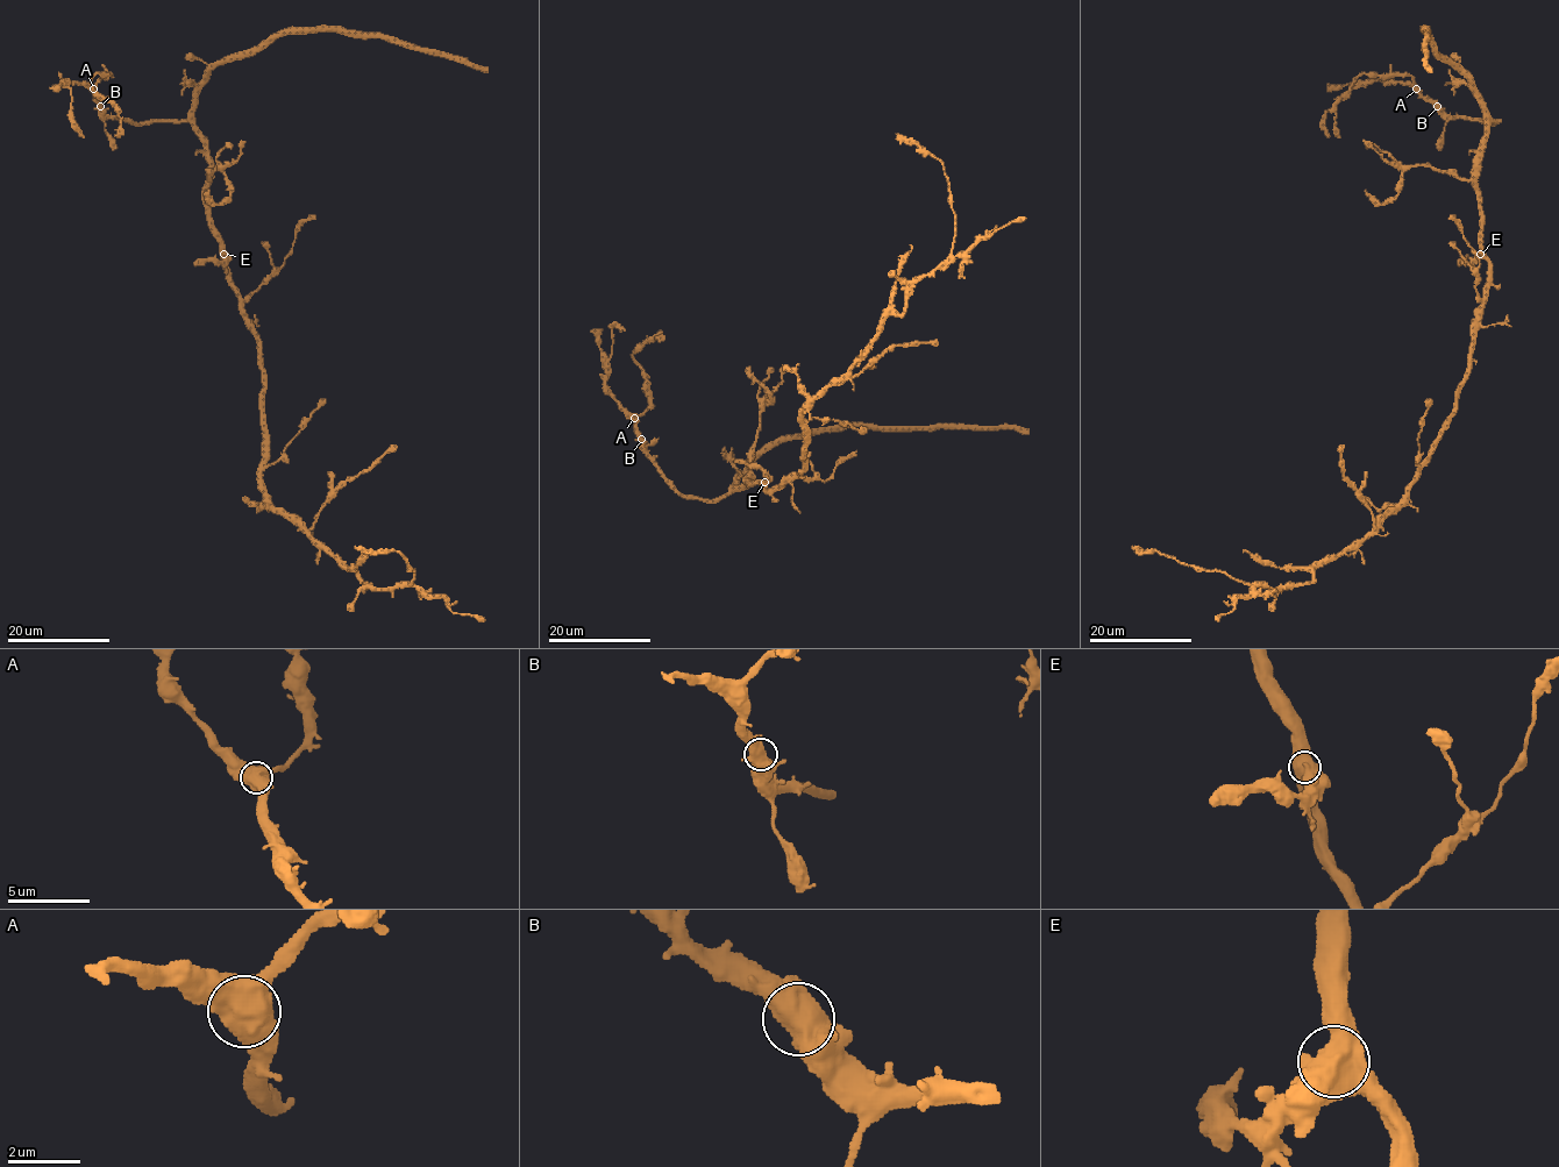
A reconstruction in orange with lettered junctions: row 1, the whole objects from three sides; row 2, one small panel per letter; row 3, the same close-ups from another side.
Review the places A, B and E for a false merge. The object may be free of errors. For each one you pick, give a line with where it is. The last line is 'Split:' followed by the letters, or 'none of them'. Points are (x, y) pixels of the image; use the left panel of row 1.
Split: none of them

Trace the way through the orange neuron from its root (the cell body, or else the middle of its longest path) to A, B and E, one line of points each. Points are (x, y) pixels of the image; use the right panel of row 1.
A: (1475, 328), (1488, 279), (1476, 166), (1485, 129), (1499, 122), (1451, 118), (1415, 89)
B: (1475, 328), (1488, 279), (1476, 166), (1485, 129), (1499, 122), (1451, 118), (1437, 106)
E: (1475, 328), (1488, 279), (1488, 261), (1480, 254)

